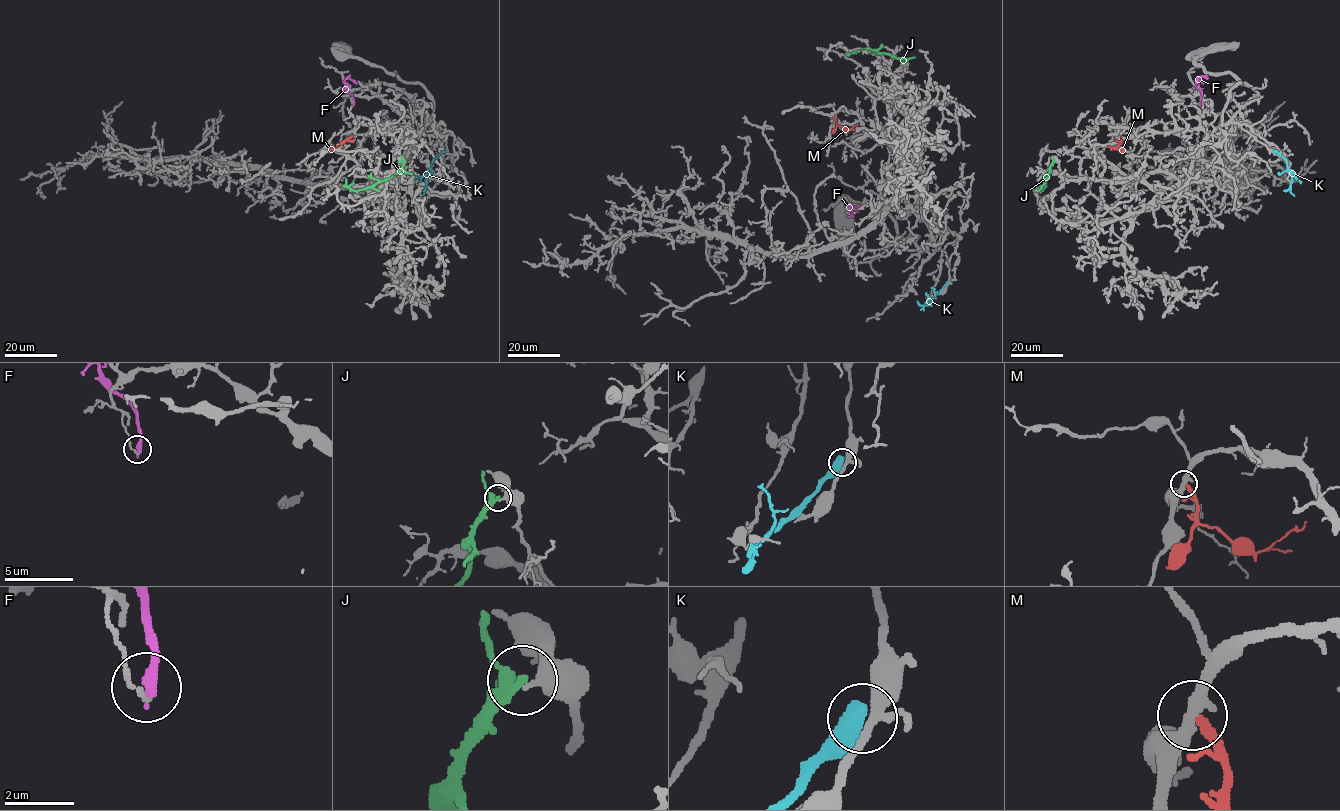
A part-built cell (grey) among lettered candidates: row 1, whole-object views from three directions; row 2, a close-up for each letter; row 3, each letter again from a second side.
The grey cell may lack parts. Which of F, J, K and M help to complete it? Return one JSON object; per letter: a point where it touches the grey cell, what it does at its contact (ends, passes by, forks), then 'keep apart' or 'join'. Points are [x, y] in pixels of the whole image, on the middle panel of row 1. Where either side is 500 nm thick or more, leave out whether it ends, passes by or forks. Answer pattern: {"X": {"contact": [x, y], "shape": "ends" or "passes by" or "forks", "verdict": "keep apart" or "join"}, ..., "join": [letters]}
{"F": {"contact": [856, 210], "shape": "ends", "verdict": "keep apart"}, "J": {"contact": [908, 64], "shape": "forks", "verdict": "keep apart"}, "K": {"contact": [947, 283], "verdict": "keep apart"}, "M": {"contact": [834, 117], "shape": "ends", "verdict": "keep apart"}, "join": []}

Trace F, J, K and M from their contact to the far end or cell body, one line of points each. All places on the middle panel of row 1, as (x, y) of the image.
F: (856, 210), (853, 211), (847, 205), (861, 205)
J: (908, 64), (903, 58), (866, 49), (849, 55)
K: (947, 283), (925, 303)
M: (834, 117), (838, 124), (847, 129), (857, 124)

